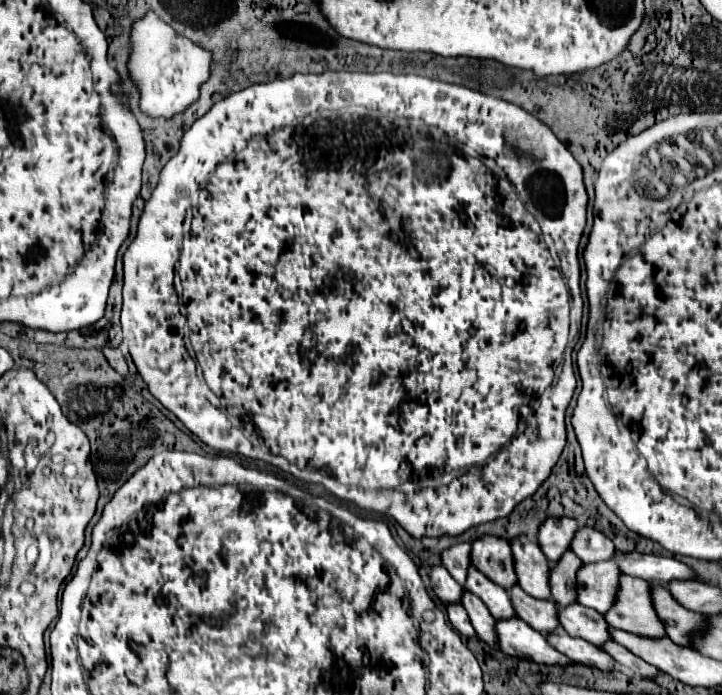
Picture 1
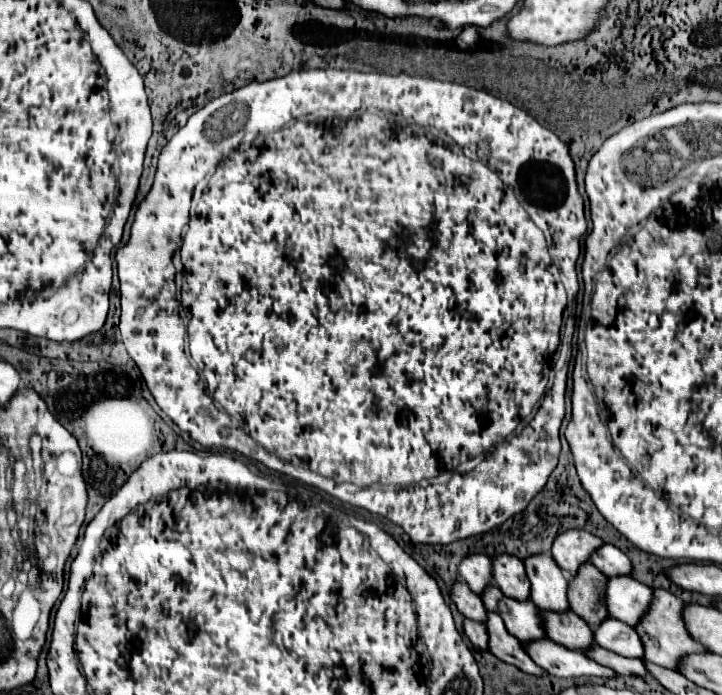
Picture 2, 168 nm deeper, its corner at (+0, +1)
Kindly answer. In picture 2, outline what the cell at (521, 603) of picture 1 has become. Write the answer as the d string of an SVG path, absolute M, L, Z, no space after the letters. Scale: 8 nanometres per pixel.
M542 612L548 638L572 650L592 650L596 646L592 628L574 612Z

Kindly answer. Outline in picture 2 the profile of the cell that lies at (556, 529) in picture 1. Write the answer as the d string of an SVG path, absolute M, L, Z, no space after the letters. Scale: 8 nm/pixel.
M568 530L554 540L552 558L558 562L558 566L564 572L568 572L570 576L576 576L578 568L590 562L592 552L596 552L602 542L604 540L592 536L586 530Z

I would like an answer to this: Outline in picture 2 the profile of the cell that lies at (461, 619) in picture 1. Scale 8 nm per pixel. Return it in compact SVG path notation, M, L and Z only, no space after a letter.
M464 620L464 632L476 648L488 650L488 632L486 632L484 624L478 624L474 620Z

